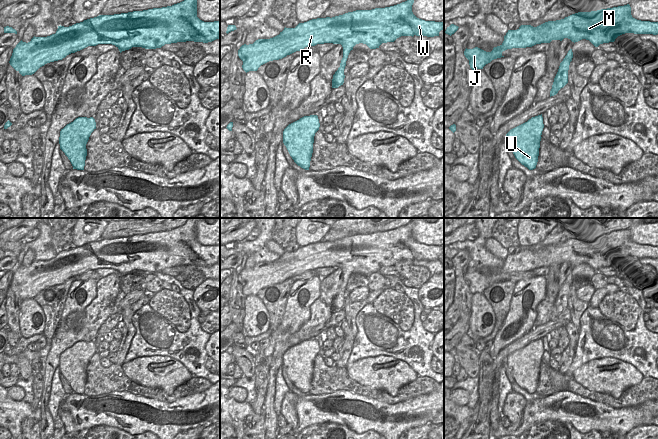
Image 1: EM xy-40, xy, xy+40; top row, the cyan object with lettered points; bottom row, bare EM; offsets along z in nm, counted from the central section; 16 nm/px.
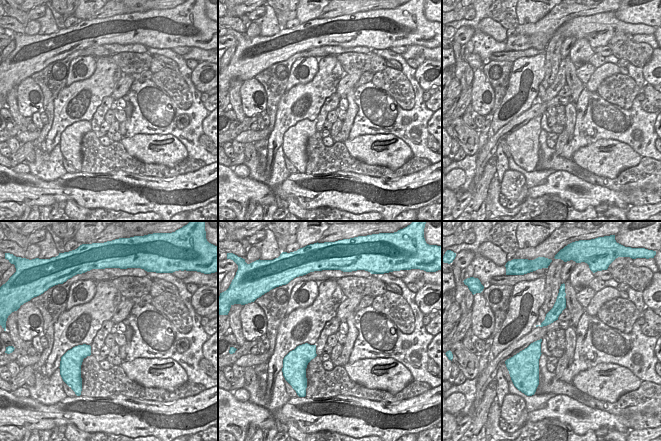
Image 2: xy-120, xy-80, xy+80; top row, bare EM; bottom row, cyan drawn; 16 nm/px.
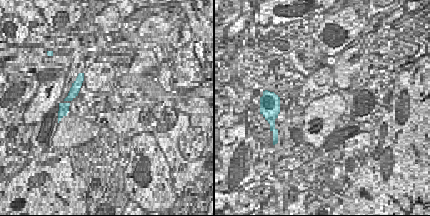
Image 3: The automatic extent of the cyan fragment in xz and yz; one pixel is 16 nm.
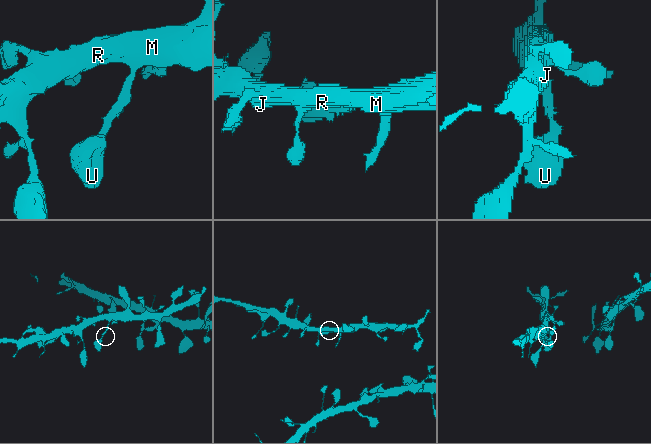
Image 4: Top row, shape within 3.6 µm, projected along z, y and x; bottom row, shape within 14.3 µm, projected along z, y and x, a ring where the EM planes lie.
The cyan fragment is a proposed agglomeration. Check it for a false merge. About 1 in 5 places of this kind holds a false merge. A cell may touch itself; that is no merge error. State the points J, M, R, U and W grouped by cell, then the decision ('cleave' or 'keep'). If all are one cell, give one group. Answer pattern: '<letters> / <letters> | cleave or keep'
J M R U W | keep

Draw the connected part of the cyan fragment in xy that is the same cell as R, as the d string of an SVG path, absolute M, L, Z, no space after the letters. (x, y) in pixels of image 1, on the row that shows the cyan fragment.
M414 0L400 4L356 10L335 17L317 18L299 23L295 28L284 28L270 39L258 39L253 44L242 45L238 56L247 73L273 60L279 60L305 47L333 43L343 47L340 67L333 75L332 88L344 83L344 69L348 55L356 44L366 44L370 49L382 43L394 42L401 36L439 36L444 22L425 21L412 12Z

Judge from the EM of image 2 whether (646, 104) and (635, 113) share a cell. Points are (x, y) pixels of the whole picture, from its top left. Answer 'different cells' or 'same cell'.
different cells

